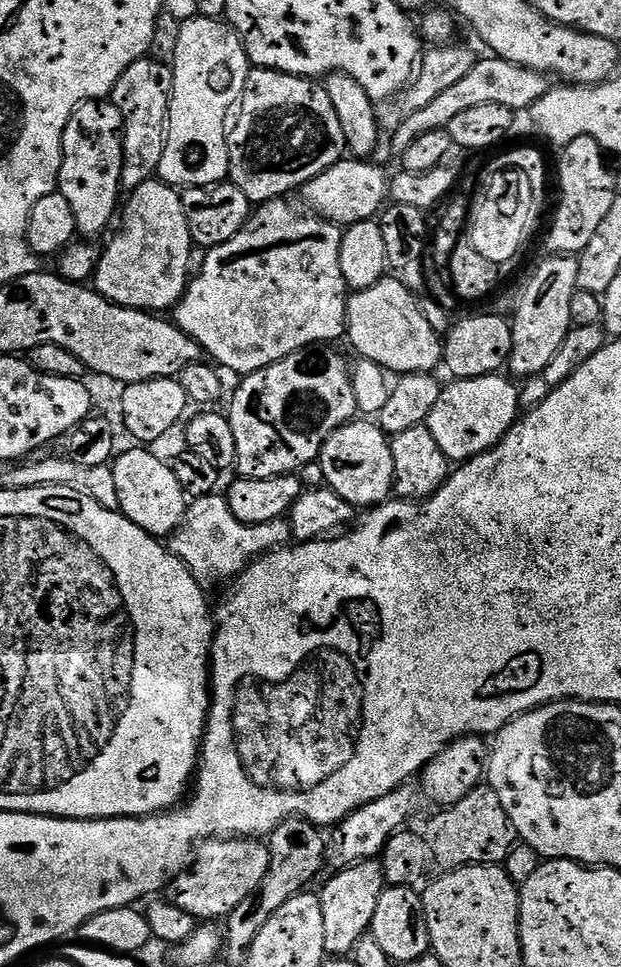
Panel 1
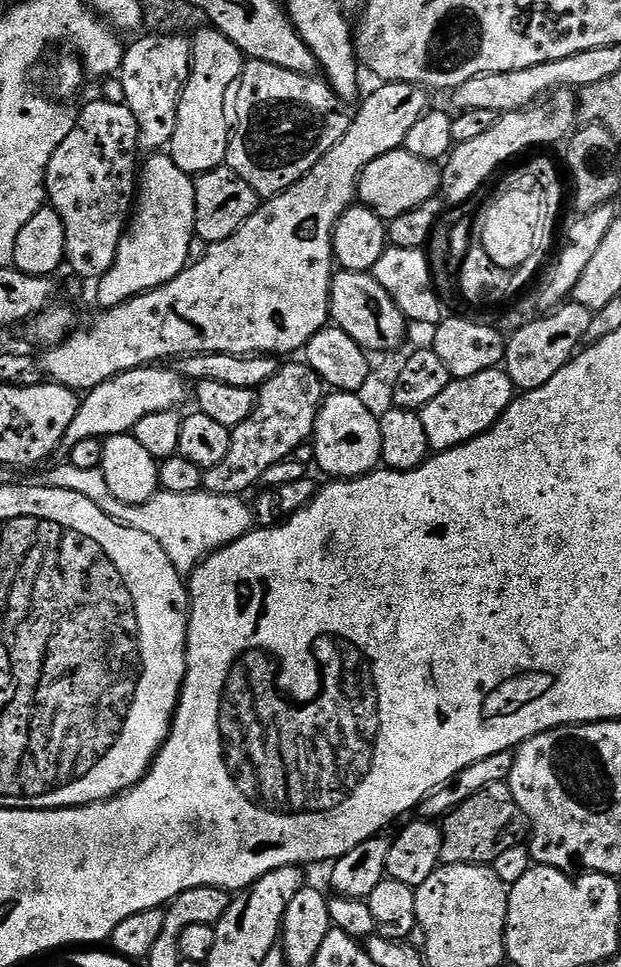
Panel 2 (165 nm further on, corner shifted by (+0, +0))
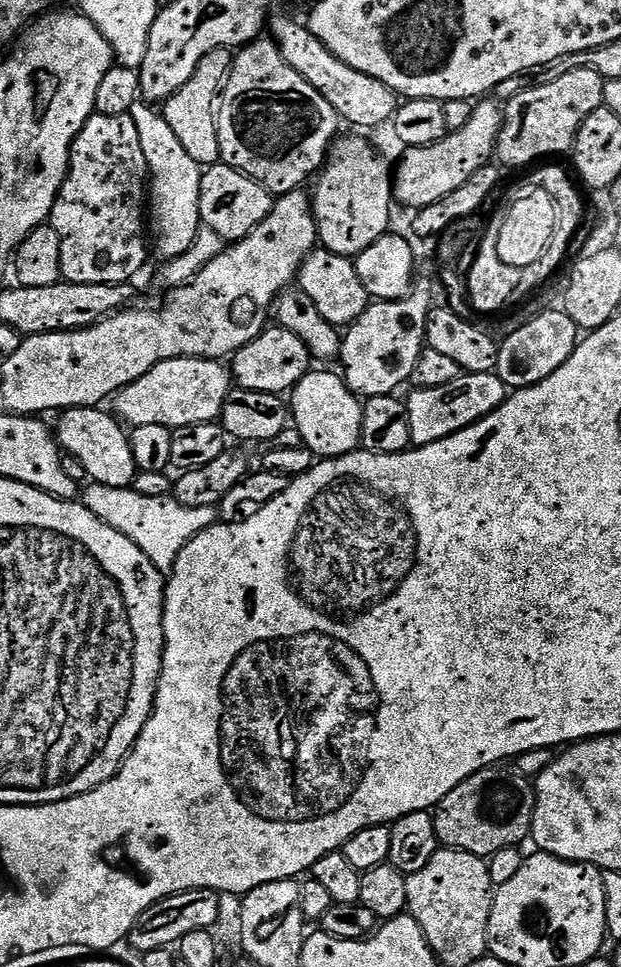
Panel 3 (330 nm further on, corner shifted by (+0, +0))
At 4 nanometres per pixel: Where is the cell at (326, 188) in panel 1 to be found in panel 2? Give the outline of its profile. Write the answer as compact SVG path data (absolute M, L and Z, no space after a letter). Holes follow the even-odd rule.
M404 147L395 148L390 154L382 154L382 158L374 158L374 162L362 170L359 203L385 222L393 220L398 214L406 214L406 210L414 210L414 206L433 199L440 192L440 174L441 169L433 161L414 158Z

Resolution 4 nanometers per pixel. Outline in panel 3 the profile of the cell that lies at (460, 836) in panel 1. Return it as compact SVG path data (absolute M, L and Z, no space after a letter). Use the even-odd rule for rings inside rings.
M493 766L475 772L466 782L462 782L434 809L432 821L436 827L436 836L445 848L457 848L475 856L491 858L498 850L515 848L529 839L536 805L536 789L529 777L508 766Z

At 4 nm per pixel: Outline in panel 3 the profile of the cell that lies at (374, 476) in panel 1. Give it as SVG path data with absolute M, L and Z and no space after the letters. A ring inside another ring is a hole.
M309 370L290 393L290 416L301 432L303 447L309 448L320 458L355 452L360 448L363 403L356 393L350 391L339 371L316 371Z

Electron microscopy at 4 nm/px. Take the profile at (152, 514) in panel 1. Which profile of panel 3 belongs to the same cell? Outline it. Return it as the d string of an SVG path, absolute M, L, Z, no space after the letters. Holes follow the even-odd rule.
M99 407L67 409L59 417L58 443L67 455L78 458L78 462L86 466L89 481L115 488L131 488L136 483L138 469L128 441L129 433L115 415L107 416L100 411L104 410Z

